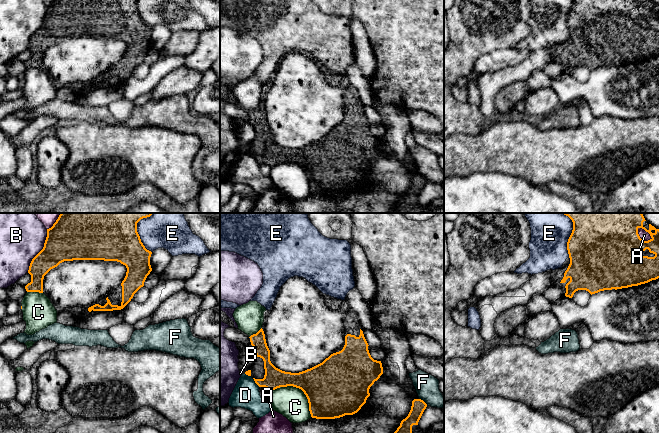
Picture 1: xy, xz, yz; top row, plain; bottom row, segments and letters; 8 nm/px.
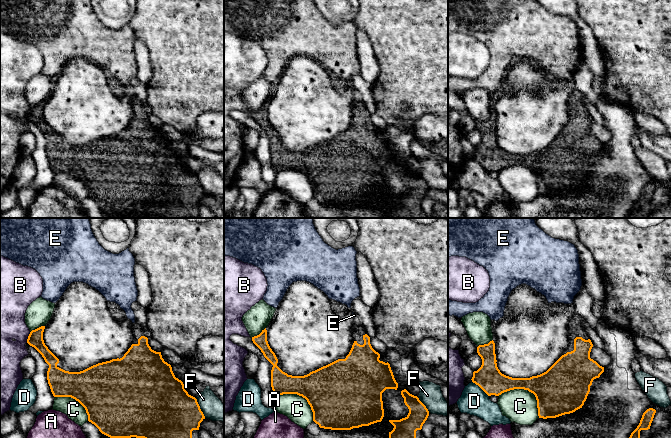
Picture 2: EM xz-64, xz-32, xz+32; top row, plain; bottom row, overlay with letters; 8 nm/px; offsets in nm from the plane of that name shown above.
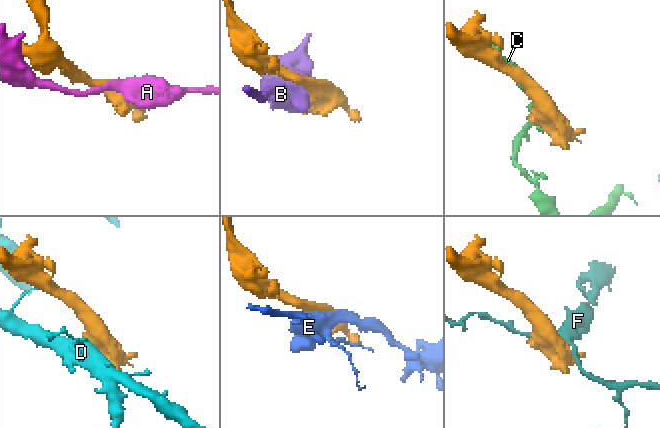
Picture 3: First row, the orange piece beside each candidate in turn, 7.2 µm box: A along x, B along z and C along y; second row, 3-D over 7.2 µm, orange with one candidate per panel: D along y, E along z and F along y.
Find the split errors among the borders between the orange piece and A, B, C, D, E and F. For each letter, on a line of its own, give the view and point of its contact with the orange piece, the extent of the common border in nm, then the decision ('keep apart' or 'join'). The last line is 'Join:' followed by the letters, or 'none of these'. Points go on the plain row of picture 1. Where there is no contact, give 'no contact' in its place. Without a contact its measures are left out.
A: meets orange in yz at (645, 6); contact 150 nm long; keep apart
B: meets orange in xy at (40, 27); contact 380 nm long; keep apart
C: meets orange in xz at (299, 164); contact 380 nm long; keep apart
D: meets orange in xz at (255, 158); contact 90 nm long; keep apart
E: meets orange in yz at (568, 16); contact 260 nm long; keep apart
F: meets orange in xz at (423, 177); contact 90 nm long; keep apart
Join: none of these

